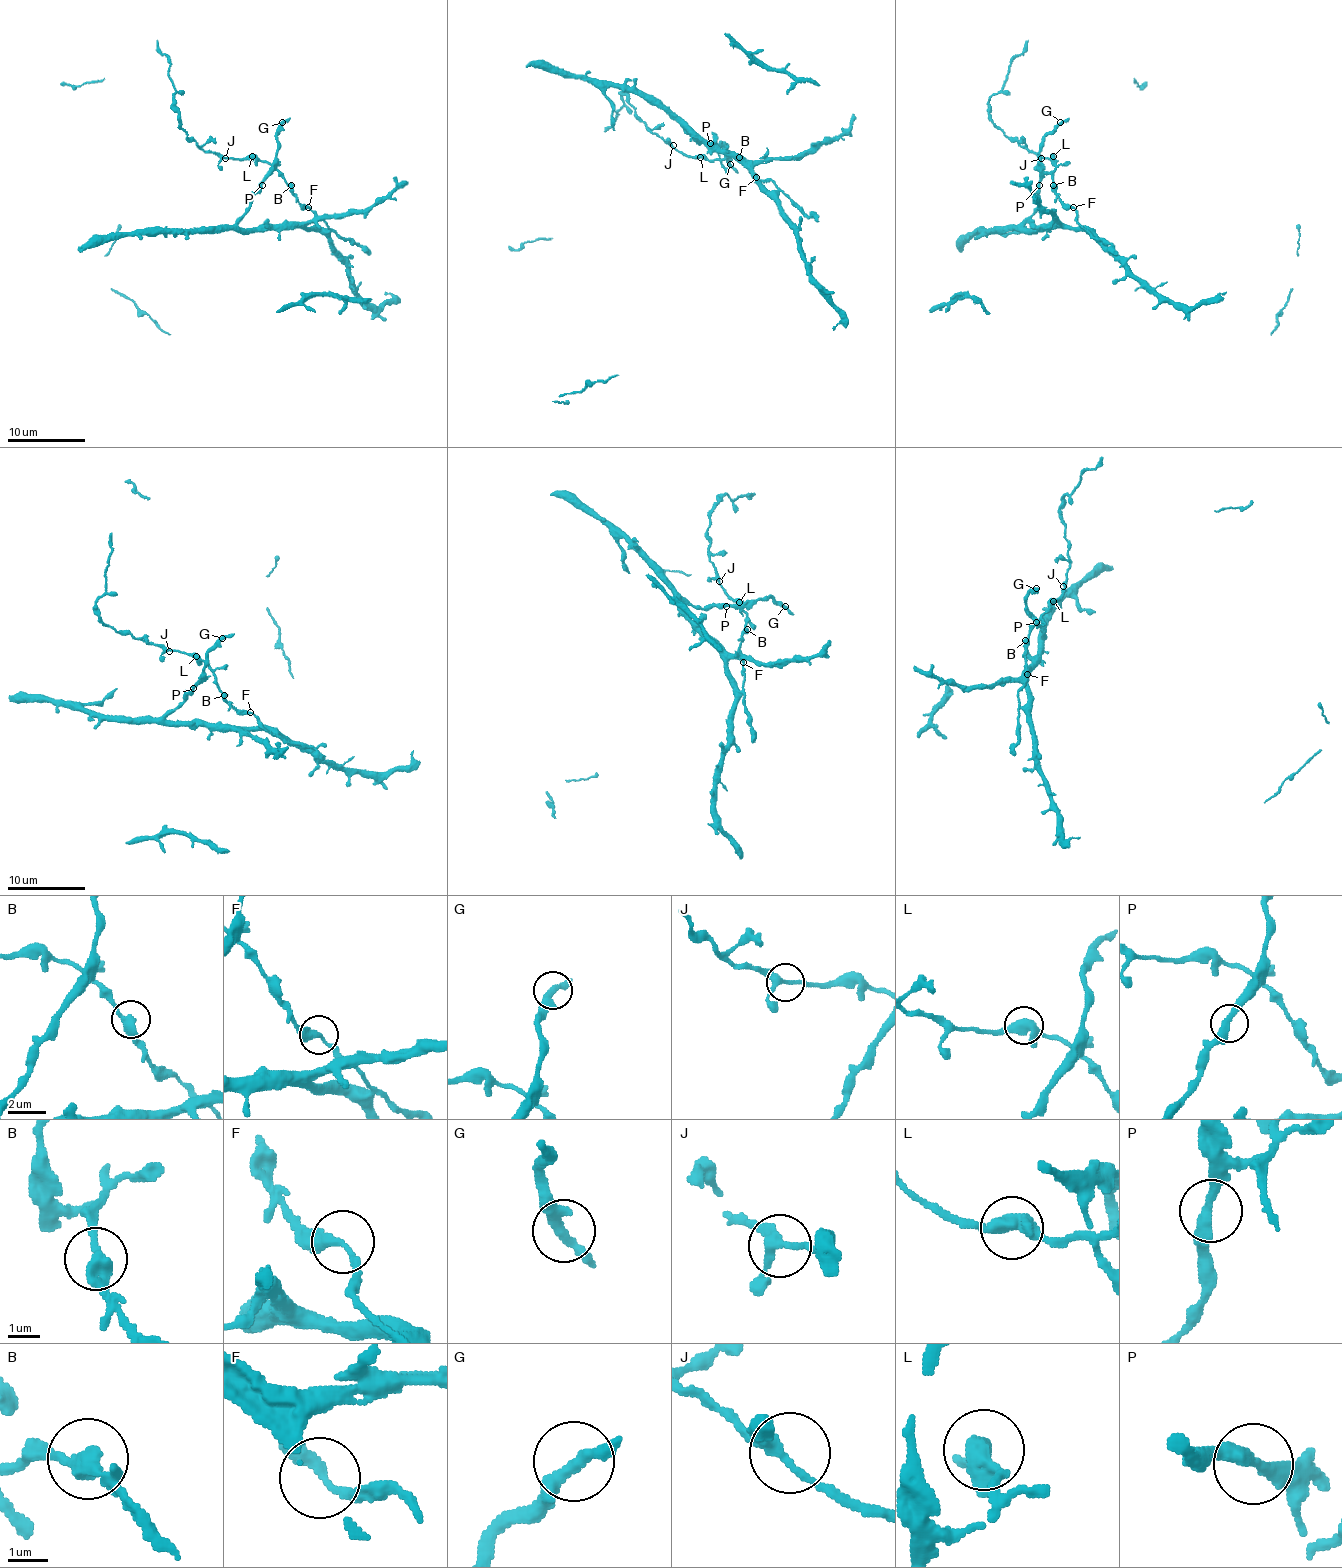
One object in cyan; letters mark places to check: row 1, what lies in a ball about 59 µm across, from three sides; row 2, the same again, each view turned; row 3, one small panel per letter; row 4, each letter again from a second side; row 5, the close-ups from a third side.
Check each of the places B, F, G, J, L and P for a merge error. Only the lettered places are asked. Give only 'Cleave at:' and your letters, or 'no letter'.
Cleave at: no letter

